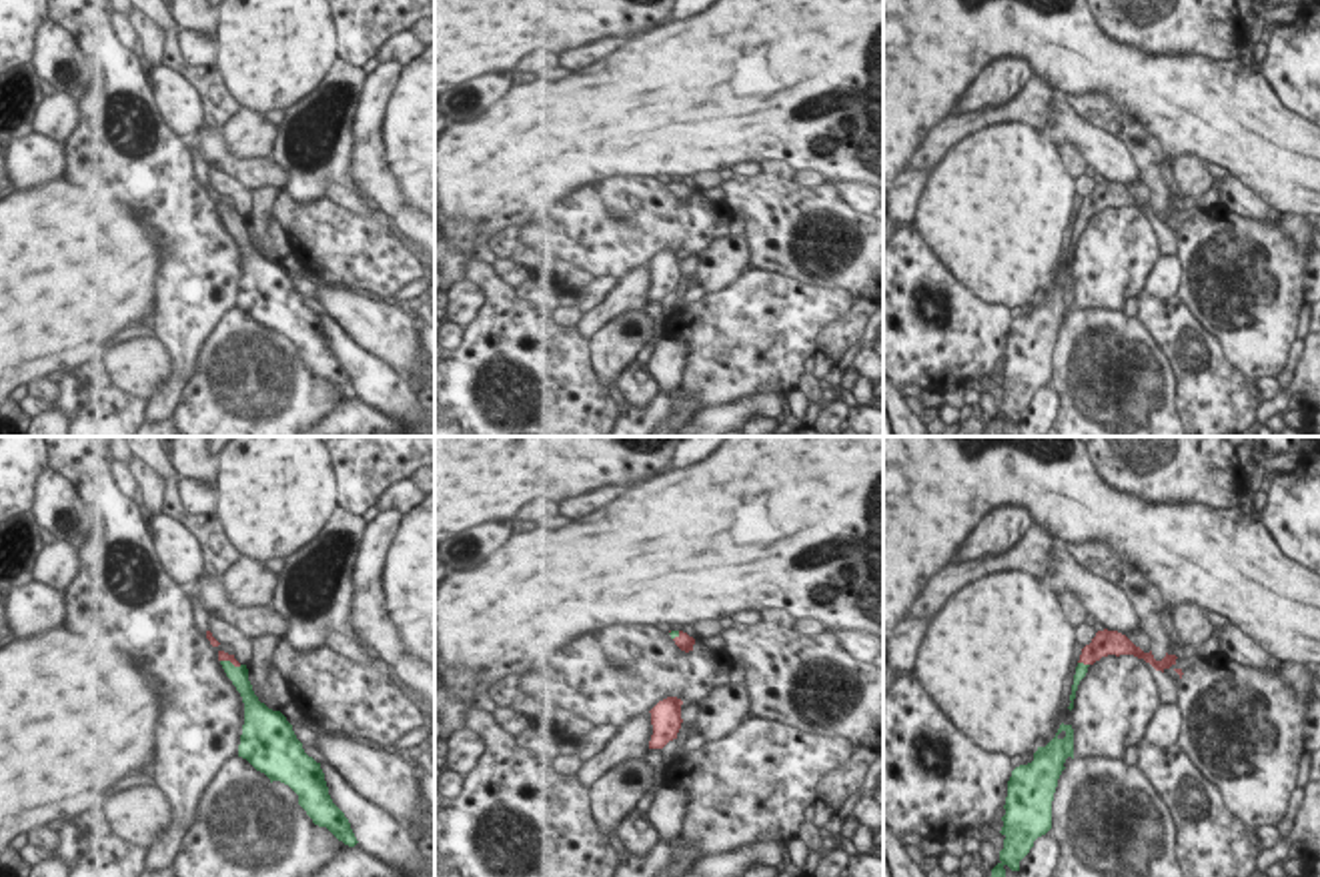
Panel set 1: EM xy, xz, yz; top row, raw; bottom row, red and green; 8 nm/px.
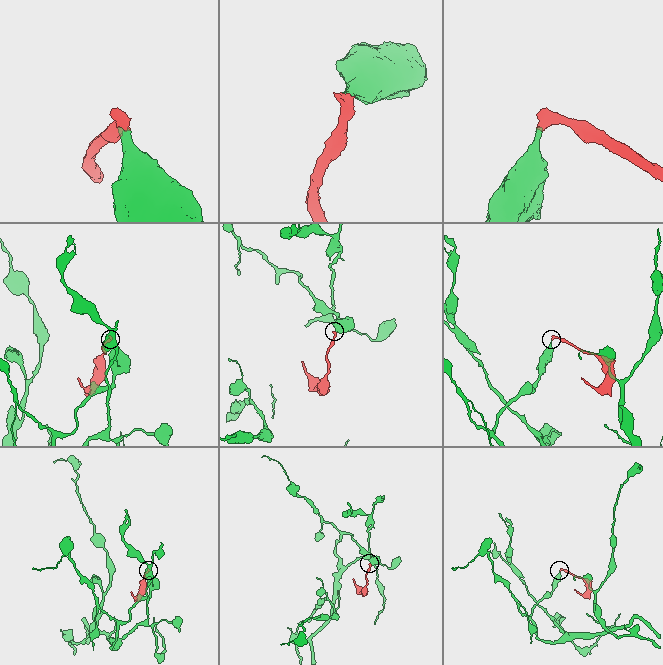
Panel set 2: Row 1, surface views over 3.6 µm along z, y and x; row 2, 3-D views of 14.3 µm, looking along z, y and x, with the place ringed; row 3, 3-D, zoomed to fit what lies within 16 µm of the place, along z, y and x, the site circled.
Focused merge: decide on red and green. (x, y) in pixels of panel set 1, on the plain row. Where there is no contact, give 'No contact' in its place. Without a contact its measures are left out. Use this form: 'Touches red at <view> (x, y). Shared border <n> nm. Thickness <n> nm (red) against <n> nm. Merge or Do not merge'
Touches red at yz (1084, 215). Shared border 100 nm. Thickness 200 nm (red) against 100 nm. Merge.

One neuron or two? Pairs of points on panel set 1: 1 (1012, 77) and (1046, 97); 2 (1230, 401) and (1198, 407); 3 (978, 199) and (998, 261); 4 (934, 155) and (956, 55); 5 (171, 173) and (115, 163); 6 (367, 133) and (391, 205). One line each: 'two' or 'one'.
1: two
2: one
3: one
4: two
5: one
6: one

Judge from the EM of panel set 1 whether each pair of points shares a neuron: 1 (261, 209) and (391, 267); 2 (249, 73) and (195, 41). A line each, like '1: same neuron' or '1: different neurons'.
1: different neurons
2: different neurons

